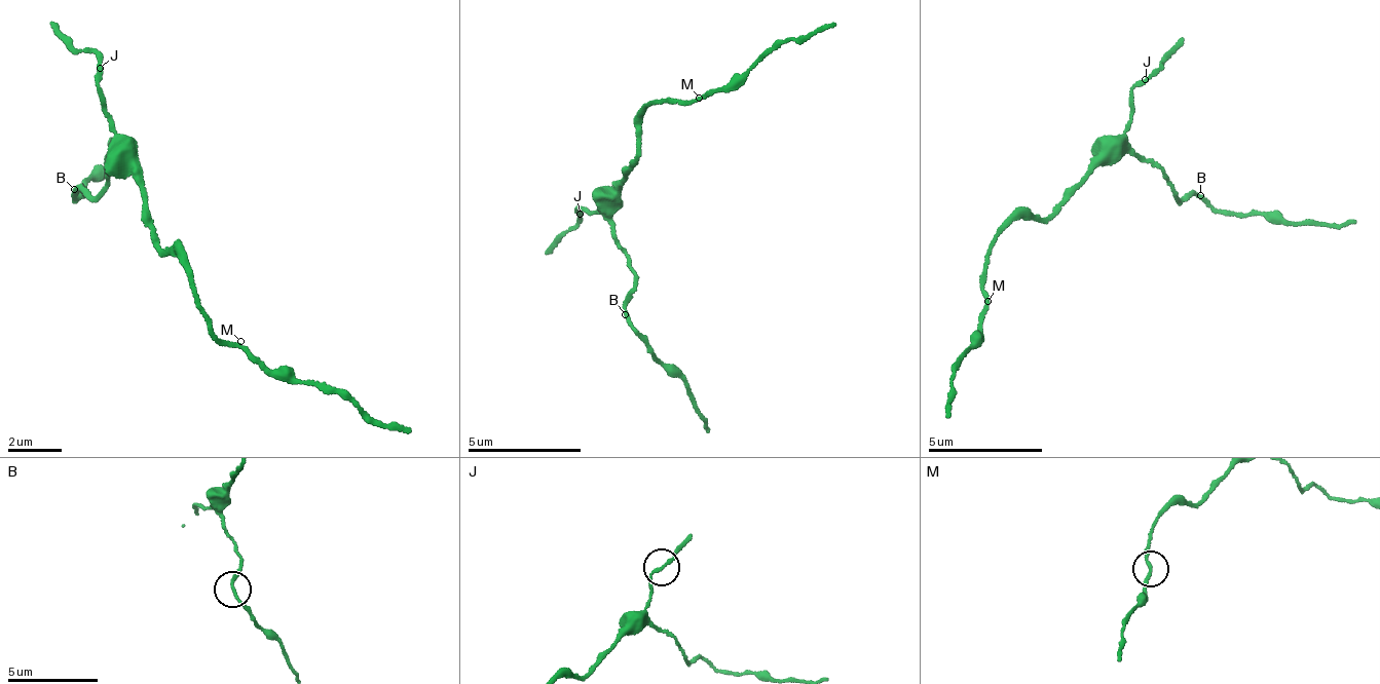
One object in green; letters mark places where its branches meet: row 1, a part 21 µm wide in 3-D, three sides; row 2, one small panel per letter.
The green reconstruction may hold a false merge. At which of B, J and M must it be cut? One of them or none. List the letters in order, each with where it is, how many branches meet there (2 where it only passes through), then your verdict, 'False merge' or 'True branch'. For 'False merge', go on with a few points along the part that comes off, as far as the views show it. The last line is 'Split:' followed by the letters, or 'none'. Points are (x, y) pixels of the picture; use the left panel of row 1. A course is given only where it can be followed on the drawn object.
B: Place: (74, 189). Branches: 2. False merge. Course of the part to remove: (76, 188), (82, 198), (108, 139)
J: Place: (100, 68). Branches: 2. True branch
M: Place: (240, 341). Branches: 2. True branch
Split: B

